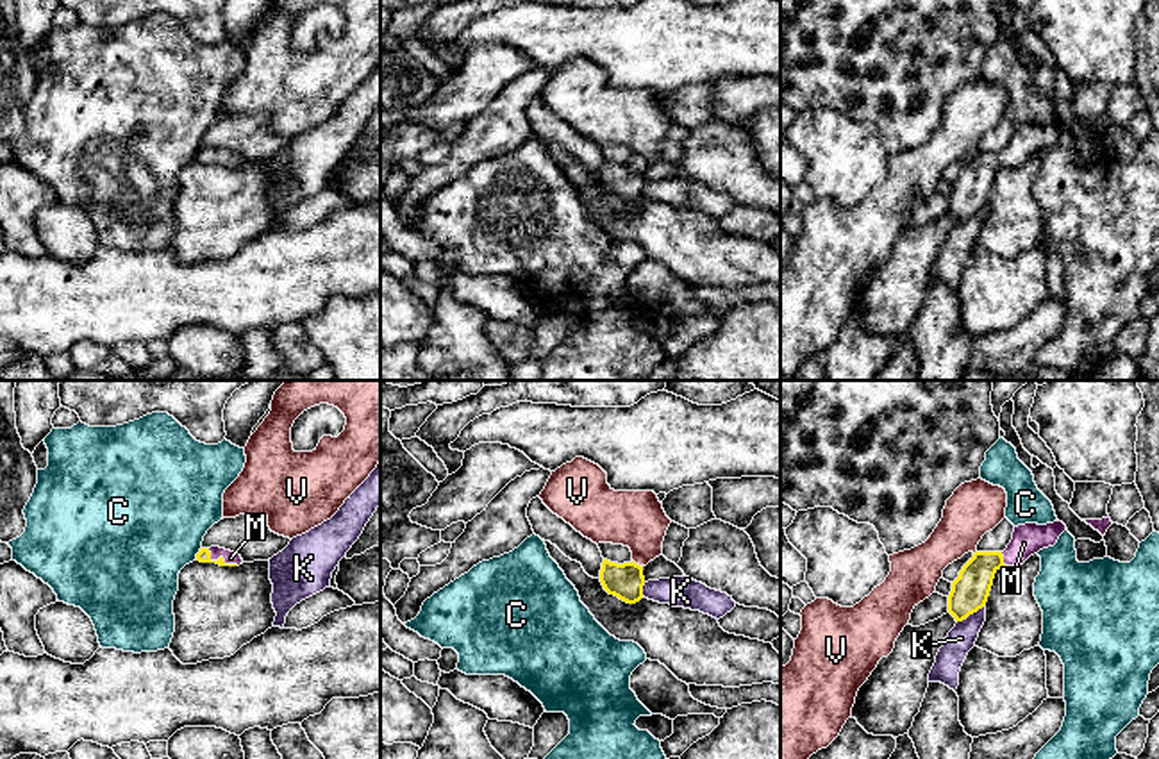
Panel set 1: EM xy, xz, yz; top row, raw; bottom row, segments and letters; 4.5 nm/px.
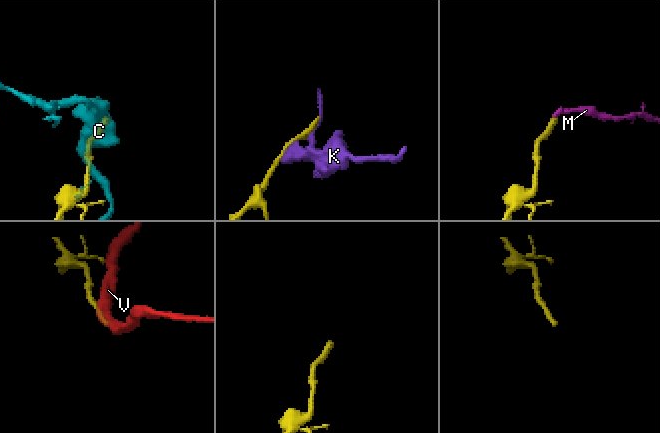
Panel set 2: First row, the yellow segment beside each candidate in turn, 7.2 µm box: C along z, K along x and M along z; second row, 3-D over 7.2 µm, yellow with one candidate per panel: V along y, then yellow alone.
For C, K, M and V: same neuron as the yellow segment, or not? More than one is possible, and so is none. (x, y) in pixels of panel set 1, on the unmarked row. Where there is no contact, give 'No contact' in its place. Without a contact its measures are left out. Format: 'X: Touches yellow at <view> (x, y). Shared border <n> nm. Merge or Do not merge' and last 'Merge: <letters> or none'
C: Touches yellow at xy (197, 154). Shared border 70 nm. Do not merge
K: Touches yellow at yz (970, 213). Shared border 150 nm. Do not merge
M: Touches yellow at xy (220, 158). Shared border 160 nm. Merge
V: Touches yellow at xz (638, 165). Shared border 60 nm. Do not merge
Merge: M

